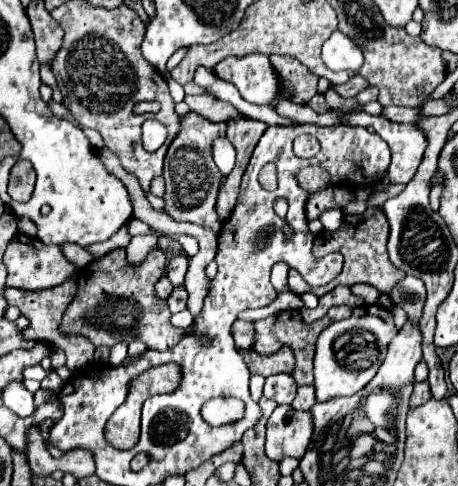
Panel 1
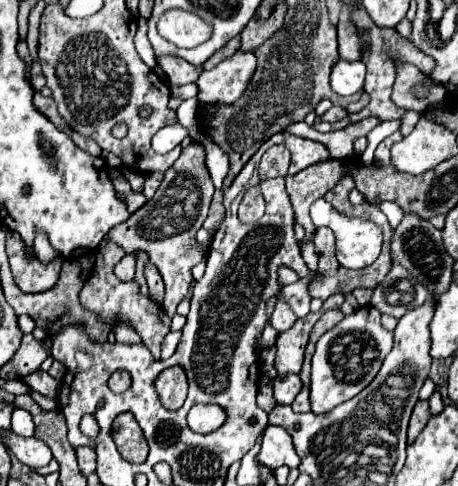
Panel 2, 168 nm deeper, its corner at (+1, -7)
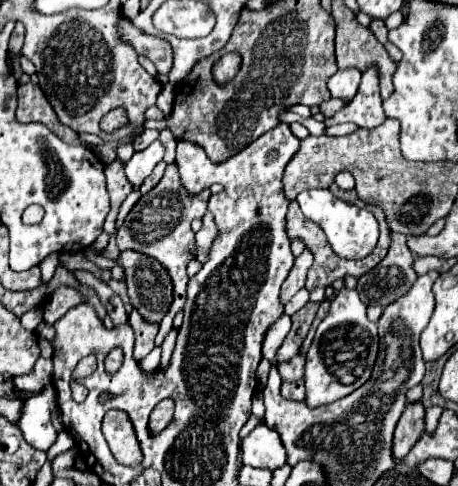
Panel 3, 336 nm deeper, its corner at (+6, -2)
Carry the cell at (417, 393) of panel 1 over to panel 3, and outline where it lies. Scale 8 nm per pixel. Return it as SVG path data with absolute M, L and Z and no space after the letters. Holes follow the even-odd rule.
M414 403L404 409L394 429L394 439L392 439L394 461L404 459L414 447L414 443L422 437L422 433L424 433L424 407L422 403Z

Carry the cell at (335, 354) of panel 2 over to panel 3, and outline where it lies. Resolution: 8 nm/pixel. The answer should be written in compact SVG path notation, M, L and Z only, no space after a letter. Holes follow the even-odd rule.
M342 287L334 301L330 303L328 315L316 329L314 343L308 349L306 359L306 403L310 407L320 407L334 403L358 387L362 387L372 373L378 353L378 331L376 323L366 317L366 305L360 301L354 289Z

